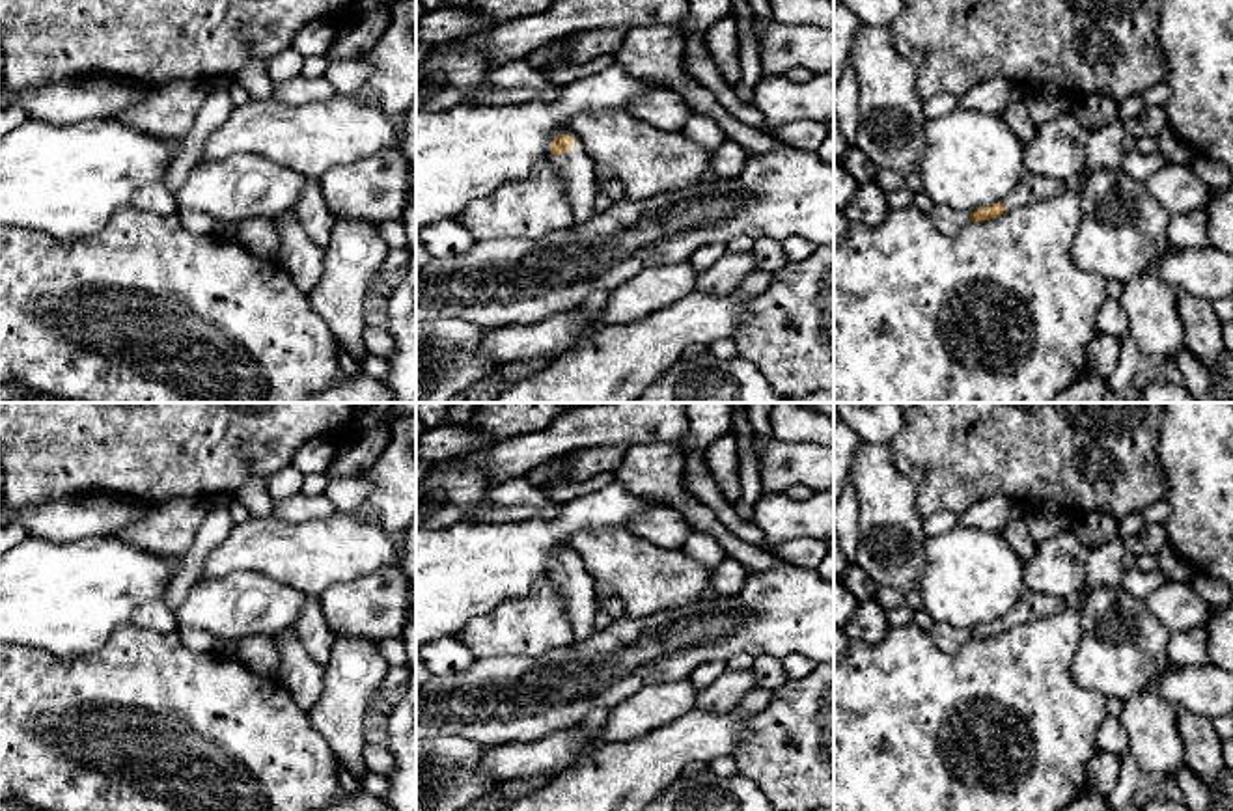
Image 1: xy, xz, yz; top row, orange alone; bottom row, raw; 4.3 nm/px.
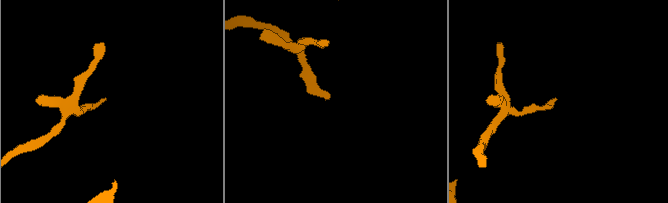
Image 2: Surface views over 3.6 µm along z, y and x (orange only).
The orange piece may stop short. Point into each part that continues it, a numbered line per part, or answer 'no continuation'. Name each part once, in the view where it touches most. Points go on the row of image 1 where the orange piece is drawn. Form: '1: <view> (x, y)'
1: xz (577, 170)

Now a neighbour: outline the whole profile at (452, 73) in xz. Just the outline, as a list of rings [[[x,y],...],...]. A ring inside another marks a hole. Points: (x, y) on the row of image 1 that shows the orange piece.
[[[446,43],[416,65],[416,112],[466,104],[496,65],[476,47]]]

